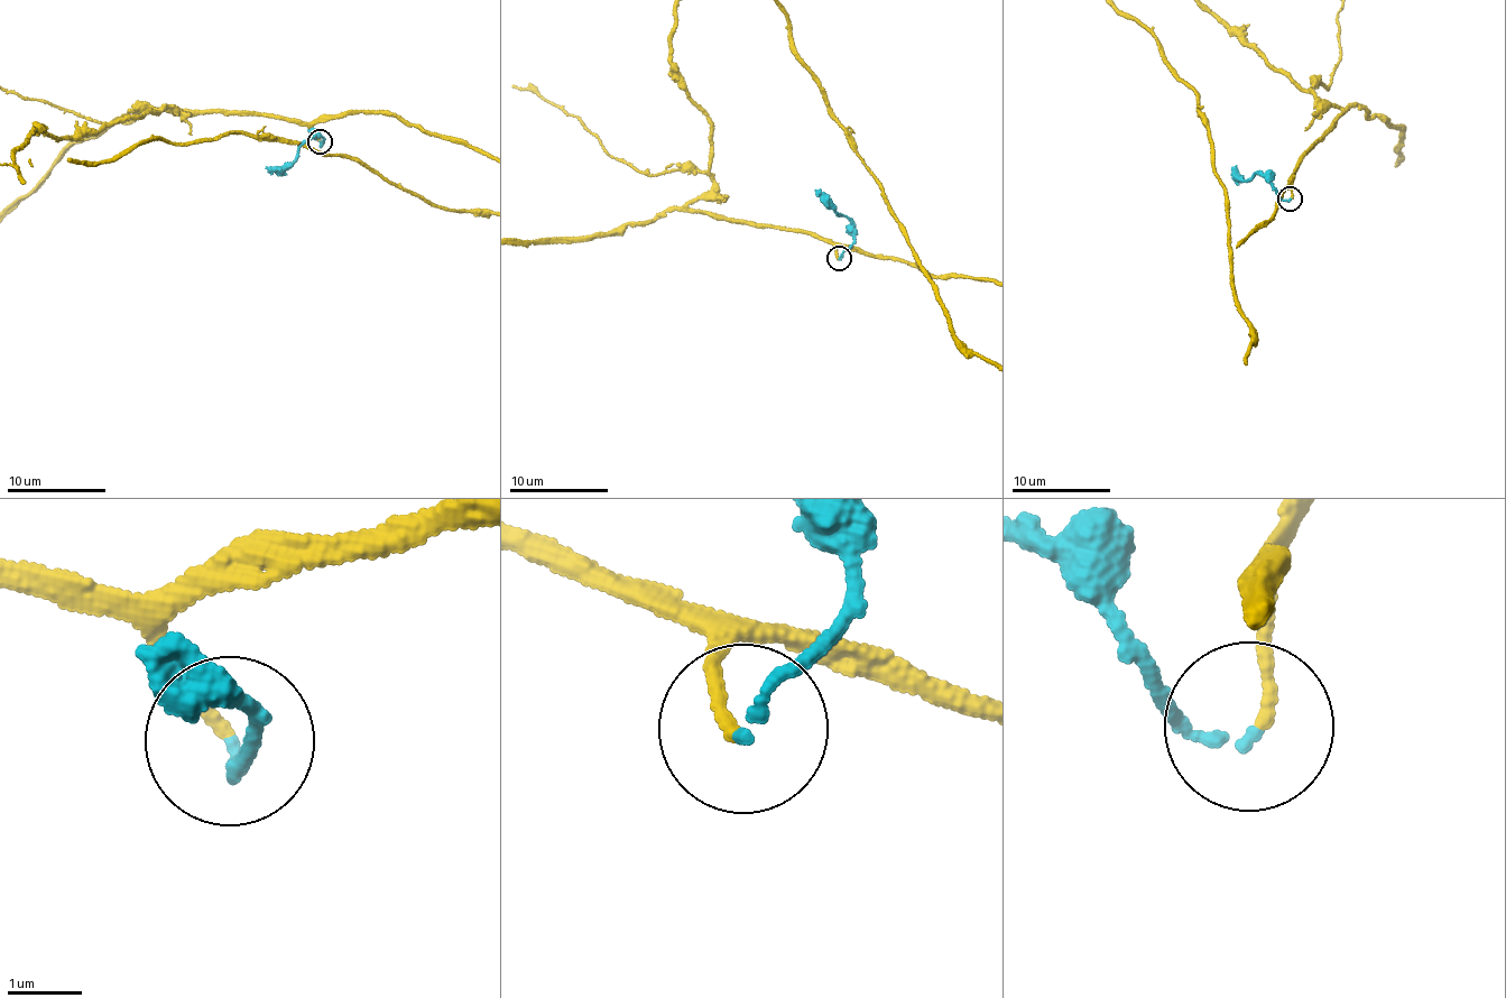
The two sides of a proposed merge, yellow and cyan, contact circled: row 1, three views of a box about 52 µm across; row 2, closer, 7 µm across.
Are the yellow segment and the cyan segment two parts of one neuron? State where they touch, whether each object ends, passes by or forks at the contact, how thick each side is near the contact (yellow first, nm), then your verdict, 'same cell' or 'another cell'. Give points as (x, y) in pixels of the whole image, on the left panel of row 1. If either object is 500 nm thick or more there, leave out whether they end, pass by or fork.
at (320, 141); yellow ends there; cyan ends there; 150 nm thick on the yellow side, 130 nm on the other; same cell

